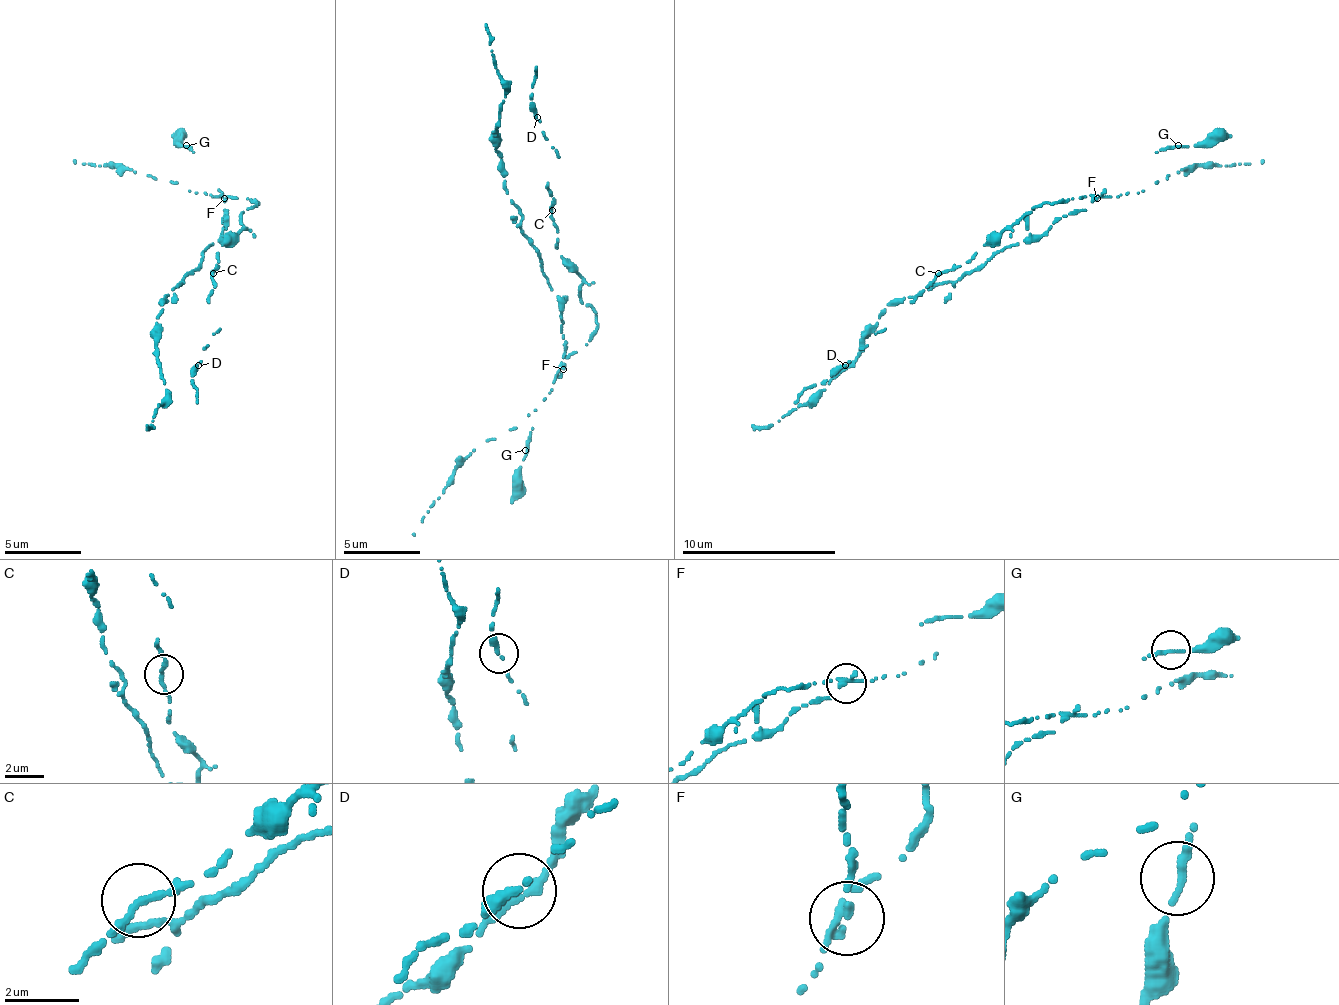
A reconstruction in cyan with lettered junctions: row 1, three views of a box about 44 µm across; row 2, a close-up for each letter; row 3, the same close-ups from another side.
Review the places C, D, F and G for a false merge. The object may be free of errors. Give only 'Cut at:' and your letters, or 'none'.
Cut at: none

